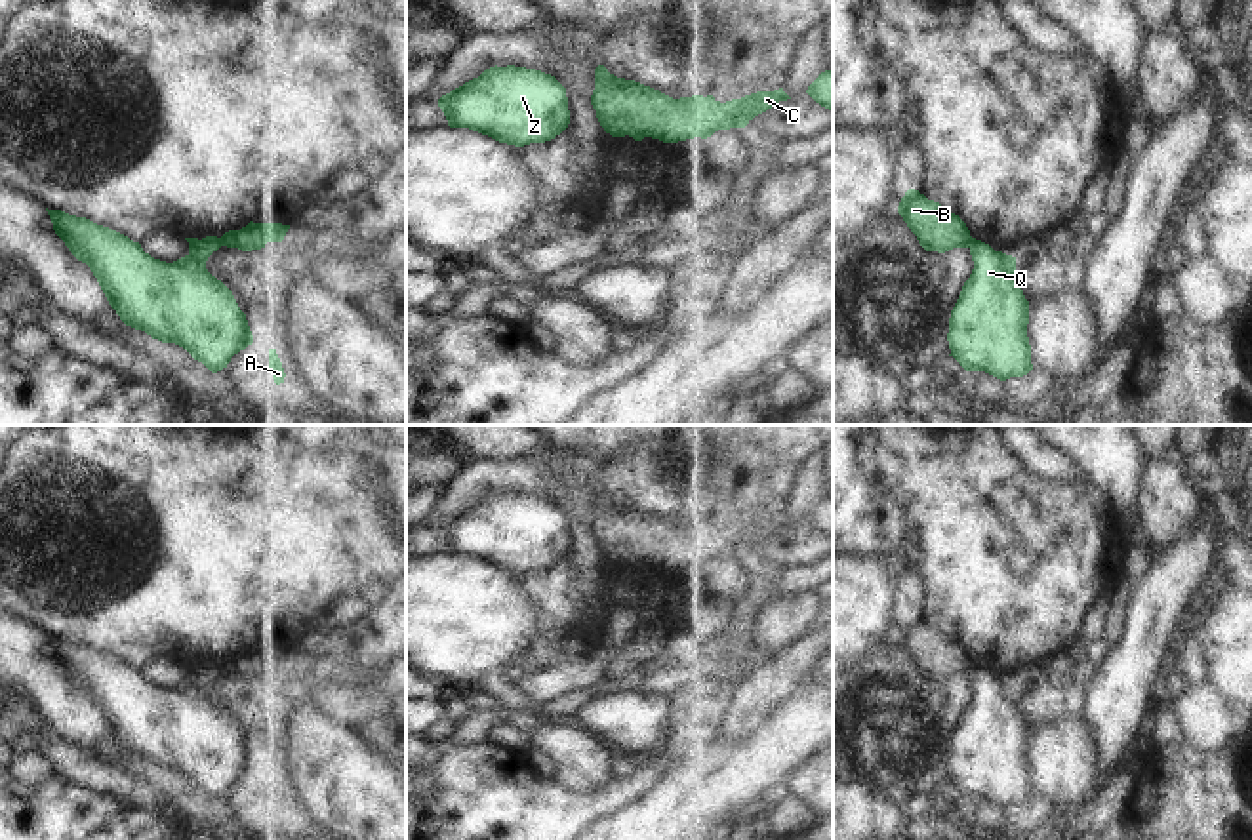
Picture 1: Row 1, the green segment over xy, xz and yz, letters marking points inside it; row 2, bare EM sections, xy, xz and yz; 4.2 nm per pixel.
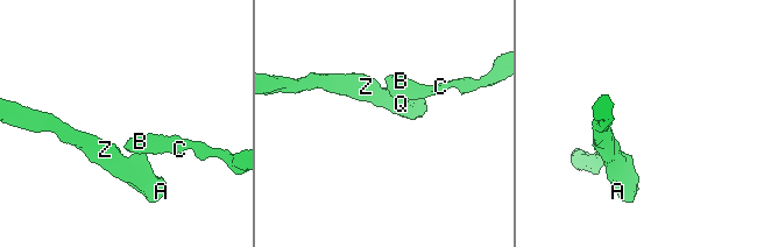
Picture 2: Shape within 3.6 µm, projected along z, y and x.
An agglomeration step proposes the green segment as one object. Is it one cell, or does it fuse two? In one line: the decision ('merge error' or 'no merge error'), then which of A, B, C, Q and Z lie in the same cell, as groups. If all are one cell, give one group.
merge error | A Q Z / B C

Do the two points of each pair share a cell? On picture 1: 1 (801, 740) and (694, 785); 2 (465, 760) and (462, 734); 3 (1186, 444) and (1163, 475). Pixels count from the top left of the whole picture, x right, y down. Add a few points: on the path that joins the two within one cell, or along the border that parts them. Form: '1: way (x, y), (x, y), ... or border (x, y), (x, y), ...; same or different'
1: way (774, 751), (721, 781); same
2: border (490, 736), (475, 743), (452, 743), (448, 740); different
3: border (1174, 454), (1182, 460); different

